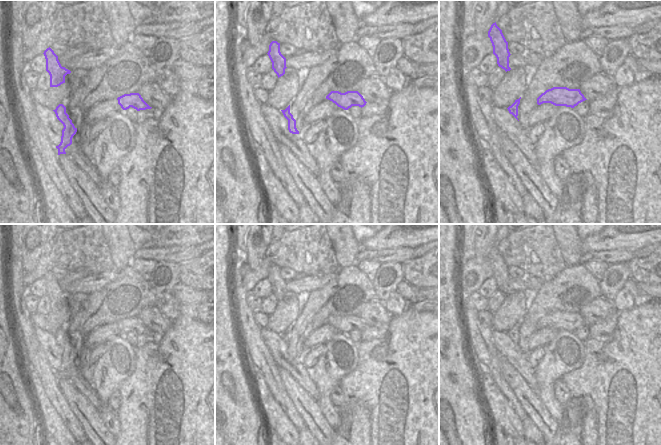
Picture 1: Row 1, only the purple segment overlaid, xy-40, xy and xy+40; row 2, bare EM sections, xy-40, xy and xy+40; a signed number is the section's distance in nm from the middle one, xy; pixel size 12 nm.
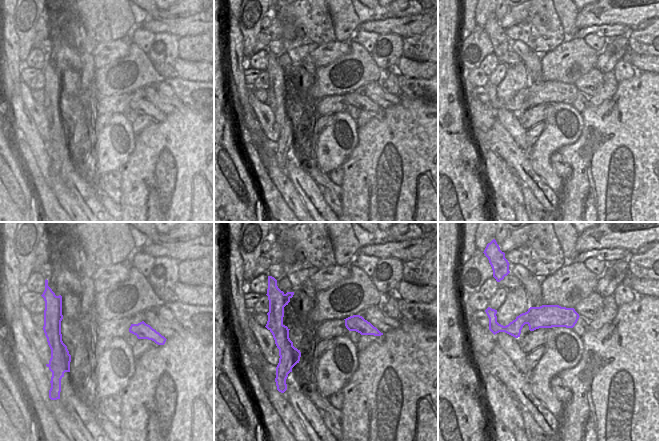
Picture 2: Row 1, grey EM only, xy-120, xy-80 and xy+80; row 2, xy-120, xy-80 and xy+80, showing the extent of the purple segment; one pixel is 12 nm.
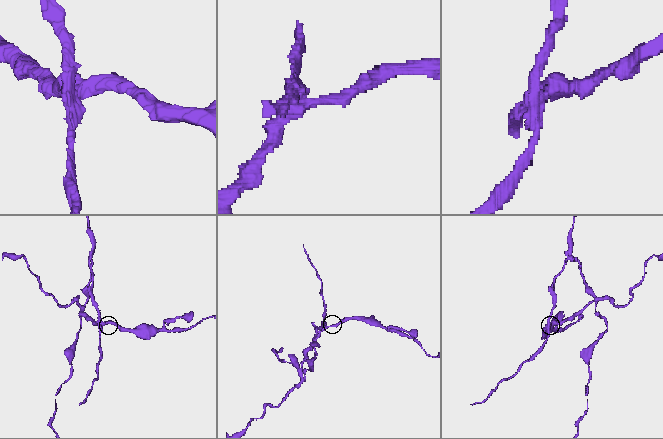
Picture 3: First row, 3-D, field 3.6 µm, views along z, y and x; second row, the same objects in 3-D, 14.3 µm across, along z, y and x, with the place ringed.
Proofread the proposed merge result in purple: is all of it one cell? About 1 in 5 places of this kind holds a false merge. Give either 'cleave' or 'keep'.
cleave

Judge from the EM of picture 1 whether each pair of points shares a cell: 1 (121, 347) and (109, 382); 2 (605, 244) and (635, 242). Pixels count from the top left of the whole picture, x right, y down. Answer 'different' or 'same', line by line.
1: same
2: same

